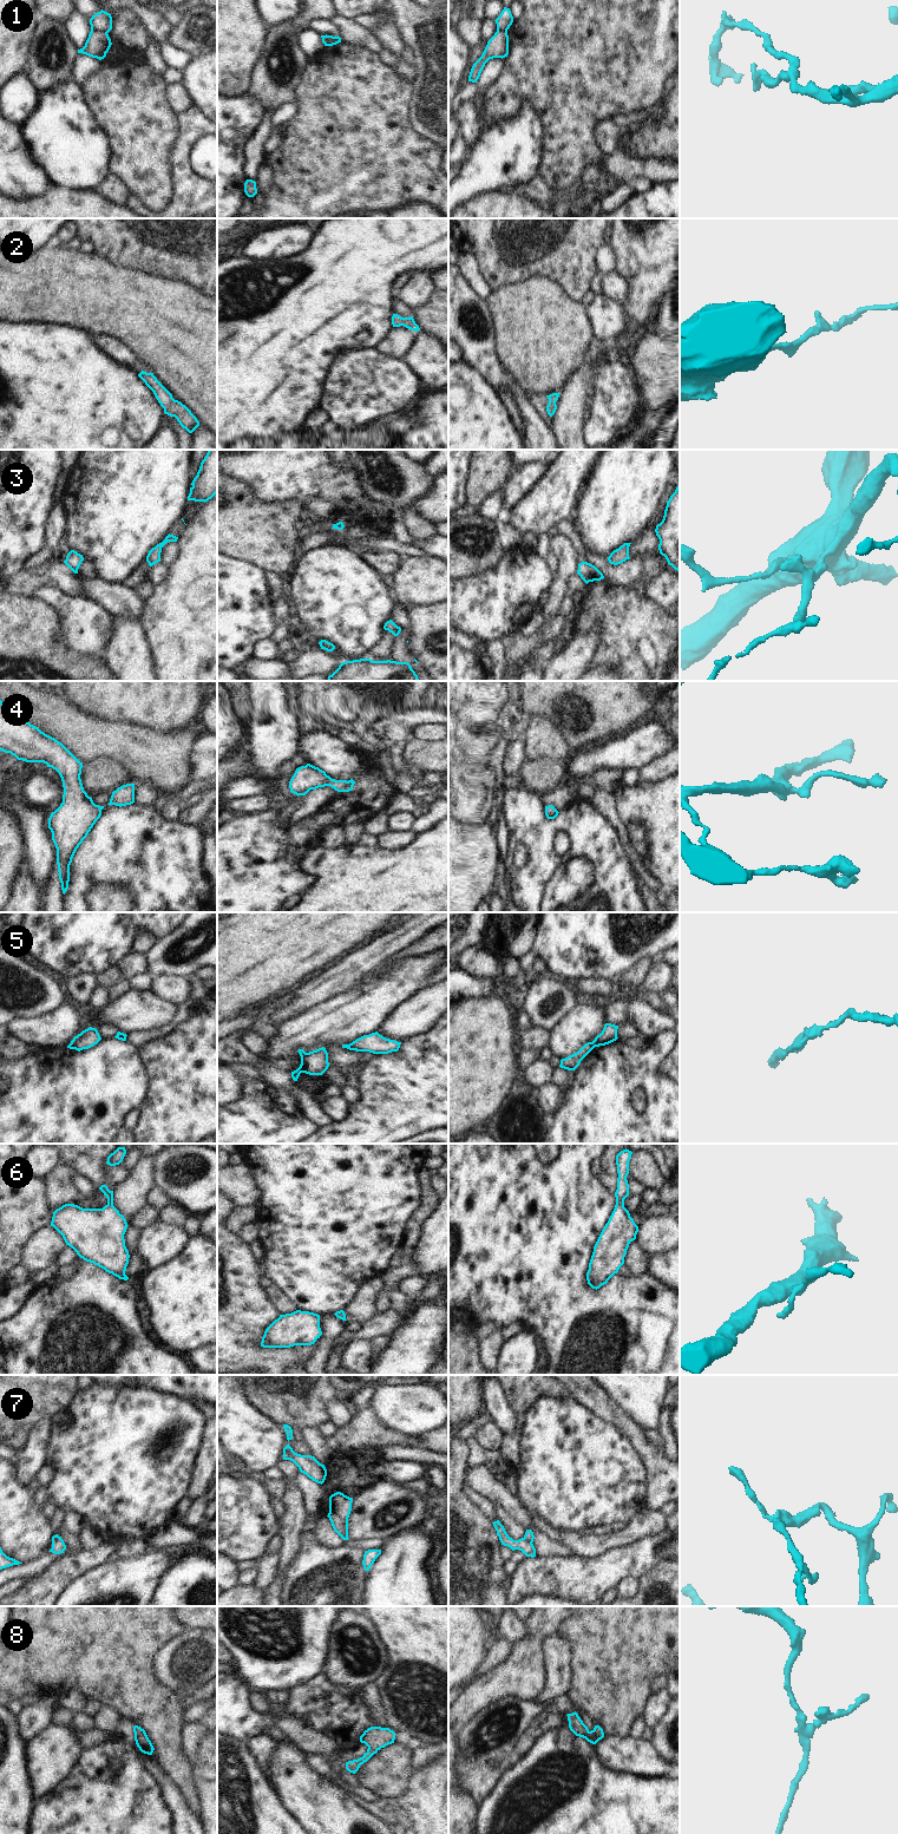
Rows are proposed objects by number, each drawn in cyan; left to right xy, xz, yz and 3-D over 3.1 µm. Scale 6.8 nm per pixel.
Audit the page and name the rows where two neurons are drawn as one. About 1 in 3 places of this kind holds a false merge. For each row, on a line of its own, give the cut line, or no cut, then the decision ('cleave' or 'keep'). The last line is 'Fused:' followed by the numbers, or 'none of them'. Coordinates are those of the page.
1: cut xy (91, 28), (106, 33); cleave
2: cut none; keep
3: cut none; keep
4: cut none; keep
5: cut yz (591, 1042), (595, 1046); cleave
6: cut none; keep
7: cut yz (523, 1538), (531, 1543); cleave
8: cut none; keep
Fused: 1, 5, 7

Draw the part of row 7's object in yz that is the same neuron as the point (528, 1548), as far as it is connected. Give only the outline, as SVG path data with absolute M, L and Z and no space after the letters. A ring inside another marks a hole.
M499 1520L492 1524L497 1531L497 1535L499 1537L502 1545L510 1547L512 1551L519 1550L526 1557L536 1557L536 1548L532 1542L526 1541L524 1538L519 1540L513 1540L512 1538L510 1538Z

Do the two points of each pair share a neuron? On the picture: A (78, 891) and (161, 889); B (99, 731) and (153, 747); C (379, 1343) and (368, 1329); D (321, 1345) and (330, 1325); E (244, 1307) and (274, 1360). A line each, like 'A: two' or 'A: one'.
A: one
B: one
C: two
D: one
E: one

